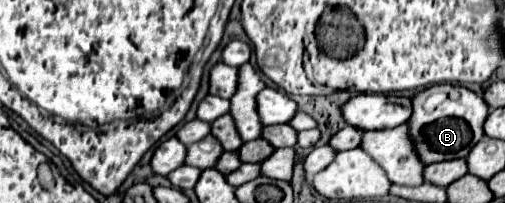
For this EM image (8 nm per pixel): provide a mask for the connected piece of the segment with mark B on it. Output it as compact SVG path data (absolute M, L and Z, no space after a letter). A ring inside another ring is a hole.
M437 84L425 88L413 98L413 118L409 118L413 140L425 164L467 158L471 148L485 136L483 124L489 116L487 102L475 92L457 84Z

